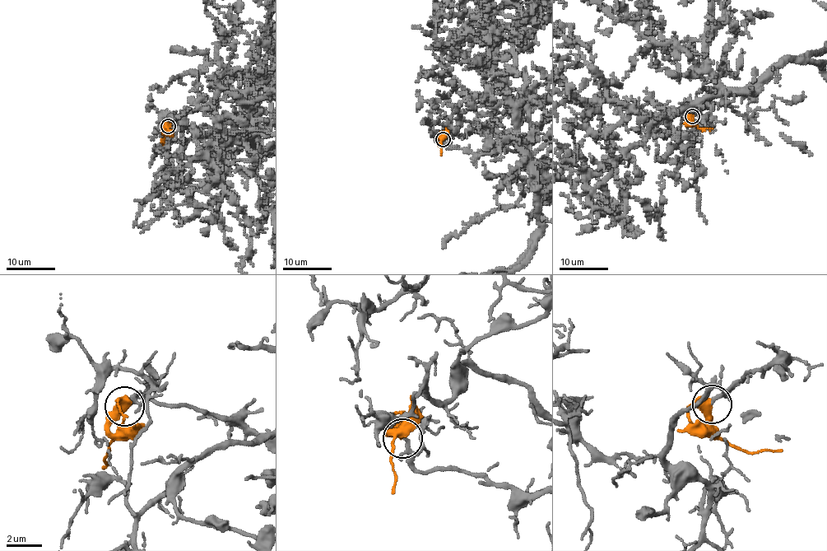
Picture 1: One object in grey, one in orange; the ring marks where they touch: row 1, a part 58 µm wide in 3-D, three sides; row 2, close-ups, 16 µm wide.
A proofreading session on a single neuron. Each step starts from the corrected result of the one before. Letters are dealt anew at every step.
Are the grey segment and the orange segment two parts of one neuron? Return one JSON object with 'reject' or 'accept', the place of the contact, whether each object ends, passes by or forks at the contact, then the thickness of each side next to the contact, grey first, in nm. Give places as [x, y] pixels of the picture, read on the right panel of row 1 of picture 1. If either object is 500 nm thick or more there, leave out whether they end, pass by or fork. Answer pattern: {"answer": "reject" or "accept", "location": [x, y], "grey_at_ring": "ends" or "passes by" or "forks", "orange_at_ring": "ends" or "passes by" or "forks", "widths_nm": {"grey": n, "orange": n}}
{"answer": "accept", "location": [692, 116], "grey_at_ring": "passes by", "orange_at_ring": "passes by", "widths_nm": {"grey": 160, "orange": 460}}

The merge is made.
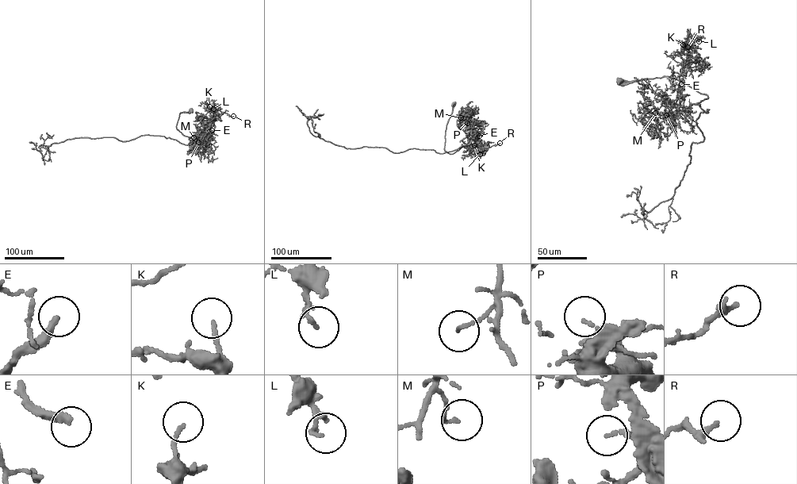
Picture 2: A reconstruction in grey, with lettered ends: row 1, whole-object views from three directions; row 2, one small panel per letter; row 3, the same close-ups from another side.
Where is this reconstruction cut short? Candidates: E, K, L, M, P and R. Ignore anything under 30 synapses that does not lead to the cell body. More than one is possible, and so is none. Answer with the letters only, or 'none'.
none

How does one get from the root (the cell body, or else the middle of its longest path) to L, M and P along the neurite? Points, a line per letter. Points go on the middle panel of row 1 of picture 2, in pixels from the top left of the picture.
L: (454, 105), (444, 151), (453, 153), (468, 144), (470, 130), (480, 154)
M: (454, 105), (445, 133), (444, 151), (450, 154), (468, 144), (472, 140), (465, 115), (461, 117)
P: (454, 105), (445, 132), (444, 151), (454, 153), (470, 142), (472, 136), (467, 123)

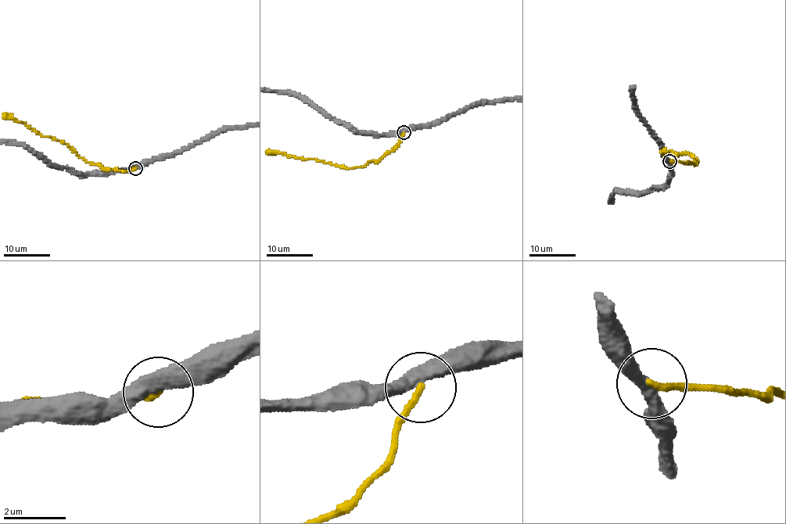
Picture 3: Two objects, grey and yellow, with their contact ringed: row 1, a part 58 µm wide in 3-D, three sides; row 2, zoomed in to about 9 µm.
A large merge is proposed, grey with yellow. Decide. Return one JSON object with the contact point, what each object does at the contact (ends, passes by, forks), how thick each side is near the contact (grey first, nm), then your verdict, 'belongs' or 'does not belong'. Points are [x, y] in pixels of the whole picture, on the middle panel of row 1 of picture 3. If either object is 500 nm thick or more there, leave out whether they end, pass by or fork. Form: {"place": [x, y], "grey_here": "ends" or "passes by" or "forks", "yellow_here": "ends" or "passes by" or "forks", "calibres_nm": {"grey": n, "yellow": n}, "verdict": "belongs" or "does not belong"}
{"place": [403, 132], "grey_here": "passes by", "yellow_here": "ends", "calibres_nm": {"grey": 440, "yellow": 200}, "verdict": "does not belong"}

